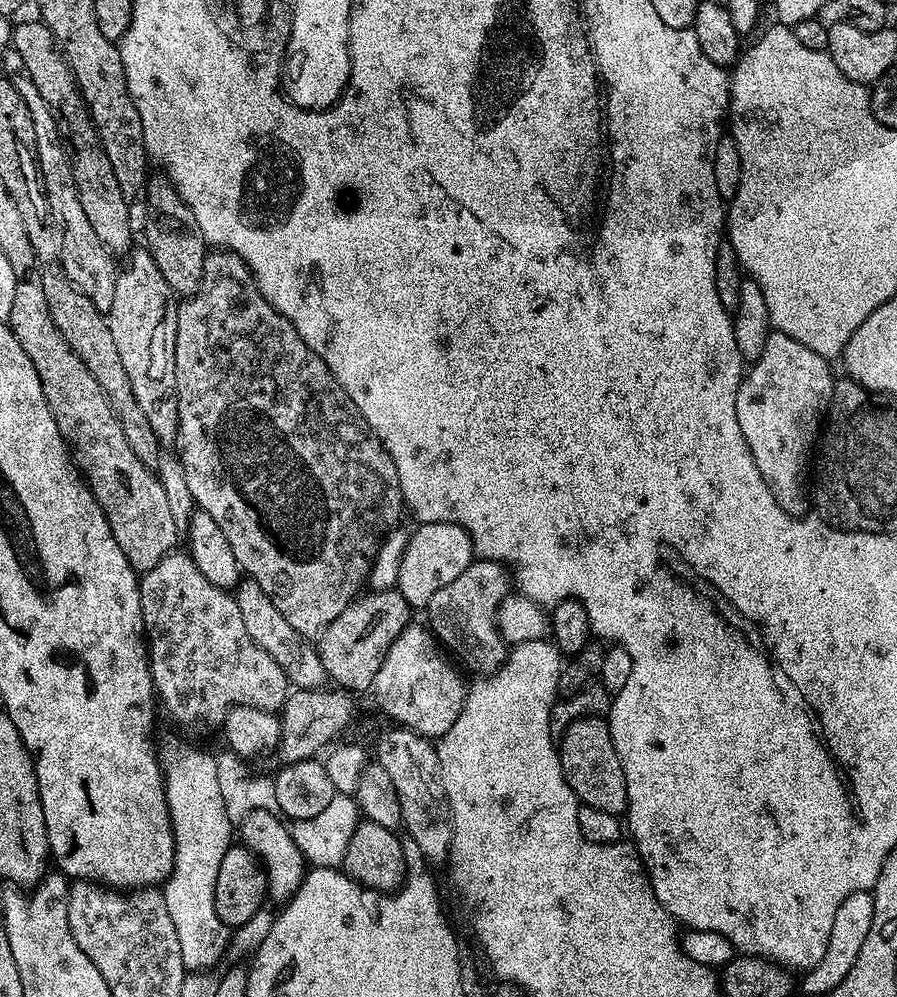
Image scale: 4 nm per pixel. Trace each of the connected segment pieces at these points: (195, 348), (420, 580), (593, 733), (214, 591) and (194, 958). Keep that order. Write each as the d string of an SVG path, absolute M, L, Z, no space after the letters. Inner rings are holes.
M212 250L204 259L201 282L191 298L185 299L177 307L178 326L176 327L176 345L174 346L174 362L176 363L176 397L178 398L178 434L176 435L175 447L182 470L186 470L186 486L190 486L190 494L195 507L199 511L210 514L218 526L222 526L222 534L230 541L230 547L234 549L234 558L238 558L241 569L254 581L266 594L270 594L270 602L278 606L282 618L290 622L290 626L301 638L316 638L323 632L346 606L356 599L365 587L368 573L372 570L372 561L376 559L376 551L389 532L397 527L396 519L400 511L405 511L404 495L398 482L398 470L390 458L390 454L382 446L382 442L372 433L372 428L362 418L358 406L342 390L342 386L334 378L332 371L302 342L298 330L258 290L256 280L252 272L246 266L246 262L238 254L227 250ZM196 380L212 380L216 384L216 392L212 392L212 408L208 404L200 404L196 400ZM220 384L248 384L248 408L232 408L228 404L228 388L220 392Z
M434 522L433 524L417 523L415 527L416 529L411 529L408 545L404 548L394 588L395 591L402 594L402 598L406 598L409 608L424 610L427 609L430 598L434 598L434 590L442 590L442 586L454 582L454 578L458 578L458 574L462 574L462 570L466 570L466 566L472 564L474 553L472 540L468 536L468 531L462 526L447 524L446 522Z
M583 716L570 725L558 740L562 774L585 808L606 810L606 814L623 817L628 810L628 787L622 762L614 750L607 719Z
M173 550L167 552L158 562L158 566L154 566L149 572L145 572L139 577L138 583L140 586L140 613L144 619L146 647L148 649L148 658L152 665L152 687L159 703L162 705L163 711L165 708L174 719L181 720L184 724L188 724L193 720L196 724L216 725L223 721L225 714L233 706L259 708L261 712L275 714L281 711L284 701L287 700L290 693L290 685L282 666L278 666L278 662L274 662L274 658L270 658L270 654L266 654L266 650L262 650L262 646L258 646L254 642L254 638L250 638L250 634L246 634L246 626L242 623L242 613L238 610L238 602L235 595L231 591L206 582L205 576L202 575L202 570L198 570L198 566L194 566L192 557L188 555L187 551Z
M174 732L161 738L159 735L158 740L157 756L165 775L168 813L175 836L174 866L162 891L166 910L177 931L185 969L204 972L227 953L231 941L231 929L218 917L214 907L214 883L218 880L218 869L226 850L232 846L234 824L225 810L215 755L190 746Z

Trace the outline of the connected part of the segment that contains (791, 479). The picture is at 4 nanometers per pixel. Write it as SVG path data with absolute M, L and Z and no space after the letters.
M775 330L769 331L766 346L762 346L762 354L751 361L746 375L740 381L738 390L738 426L742 426L742 438L746 438L746 446L750 446L750 454L754 458L754 466L758 466L758 474L770 486L770 494L791 516L803 517L810 508L810 468L808 472L808 455L813 455L822 421L828 411L828 403L832 401L832 385L834 375L827 359L814 350L802 346L802 342L794 342L786 334Z

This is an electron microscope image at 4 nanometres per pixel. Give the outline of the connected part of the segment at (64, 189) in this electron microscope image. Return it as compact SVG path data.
M8 50L2 57L4 63L3 75L26 98L26 106L30 110L30 118L34 118L34 138L36 139L36 166L40 170L41 183L44 186L44 196L47 198L49 217L57 222L60 237L60 260L67 277L74 282L77 290L90 298L96 309L107 313L114 300L114 285L117 282L118 266L114 264L115 257L97 237L86 217L80 200L77 186L74 184L74 174L68 161L68 149L58 134L58 126L54 126L54 118L50 109L34 87L30 73L22 63L17 52Z

